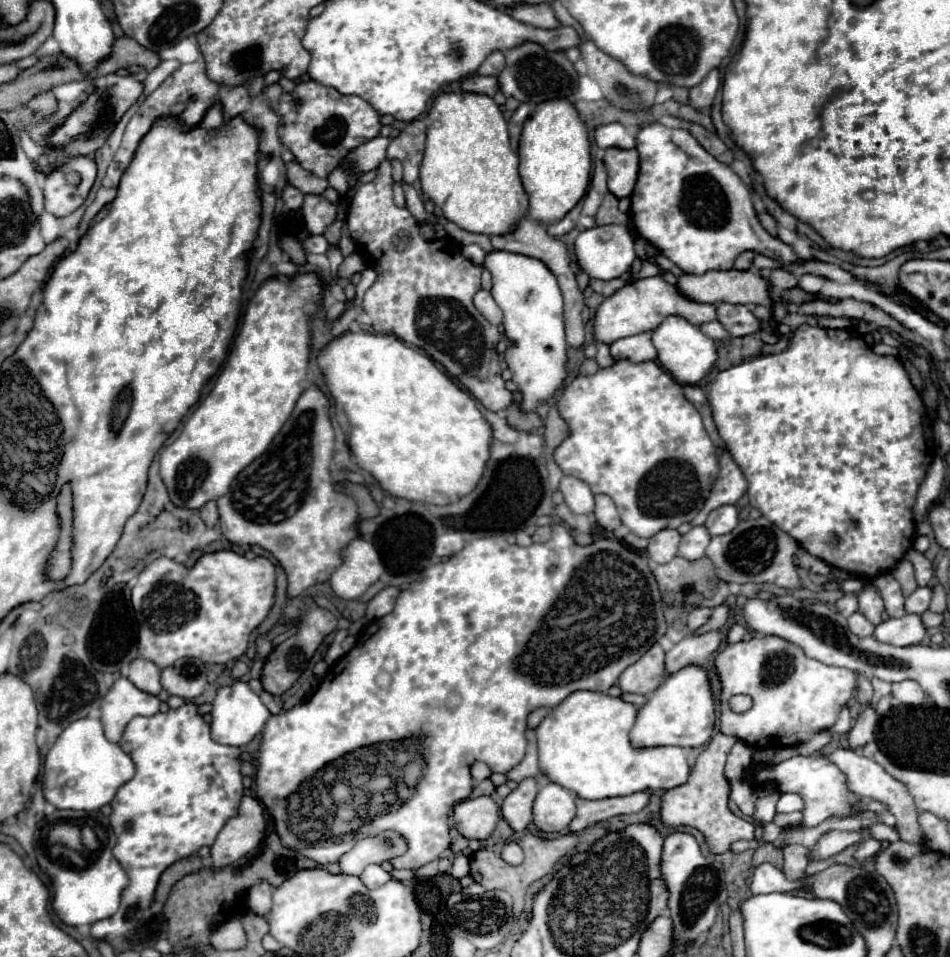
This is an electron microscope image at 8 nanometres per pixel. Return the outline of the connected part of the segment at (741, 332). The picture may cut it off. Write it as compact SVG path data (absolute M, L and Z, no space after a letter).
M718 304L718 322L722 322L734 338L754 334L762 328L762 322L746 306L740 304Z

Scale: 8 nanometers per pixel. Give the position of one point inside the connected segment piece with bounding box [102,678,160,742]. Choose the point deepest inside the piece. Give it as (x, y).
(124, 701)

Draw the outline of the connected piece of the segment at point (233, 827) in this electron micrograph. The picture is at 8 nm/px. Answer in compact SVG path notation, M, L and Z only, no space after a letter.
M244 796L240 804L240 814L226 822L216 842L212 844L212 866L222 868L234 864L238 858L256 850L264 842L264 838L264 806L256 798Z

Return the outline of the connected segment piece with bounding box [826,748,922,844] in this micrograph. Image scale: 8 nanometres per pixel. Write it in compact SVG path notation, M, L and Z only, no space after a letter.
M836 748L832 750L830 754L826 754L826 758L836 764L842 774L846 776L846 784L848 788L858 794L860 798L870 798L870 800L878 800L878 802L884 802L888 806L888 810L896 816L896 830L900 832L900 838L906 840L906 842L922 842L922 830L918 826L918 810L906 790L906 786L898 780L894 780L880 764L876 764L874 760L862 756L860 752L852 750L852 748Z

